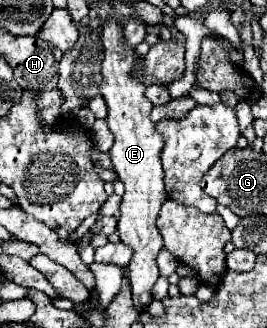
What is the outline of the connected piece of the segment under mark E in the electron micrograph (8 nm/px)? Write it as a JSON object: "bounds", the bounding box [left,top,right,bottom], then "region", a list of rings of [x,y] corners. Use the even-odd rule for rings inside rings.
{"bounds":[100,21,166,311],"region":[[[108,21],[102,27],[102,43],[104,43],[104,61],[102,61],[102,83],[100,93],[108,105],[108,129],[114,135],[114,145],[110,149],[110,159],[114,171],[126,185],[122,203],[120,203],[120,217],[118,217],[118,235],[124,245],[128,245],[134,255],[128,265],[128,279],[132,281],[132,299],[136,309],[146,311],[152,303],[152,287],[160,277],[156,255],[162,249],[162,235],[156,227],[156,219],[160,207],[164,205],[166,191],[164,191],[164,171],[160,165],[160,151],[162,151],[162,135],[154,131],[154,123],[150,121],[152,103],[144,97],[144,85],[138,79],[132,79],[130,71],[136,63],[134,49],[124,47],[122,41],[122,27],[116,21]]]}

